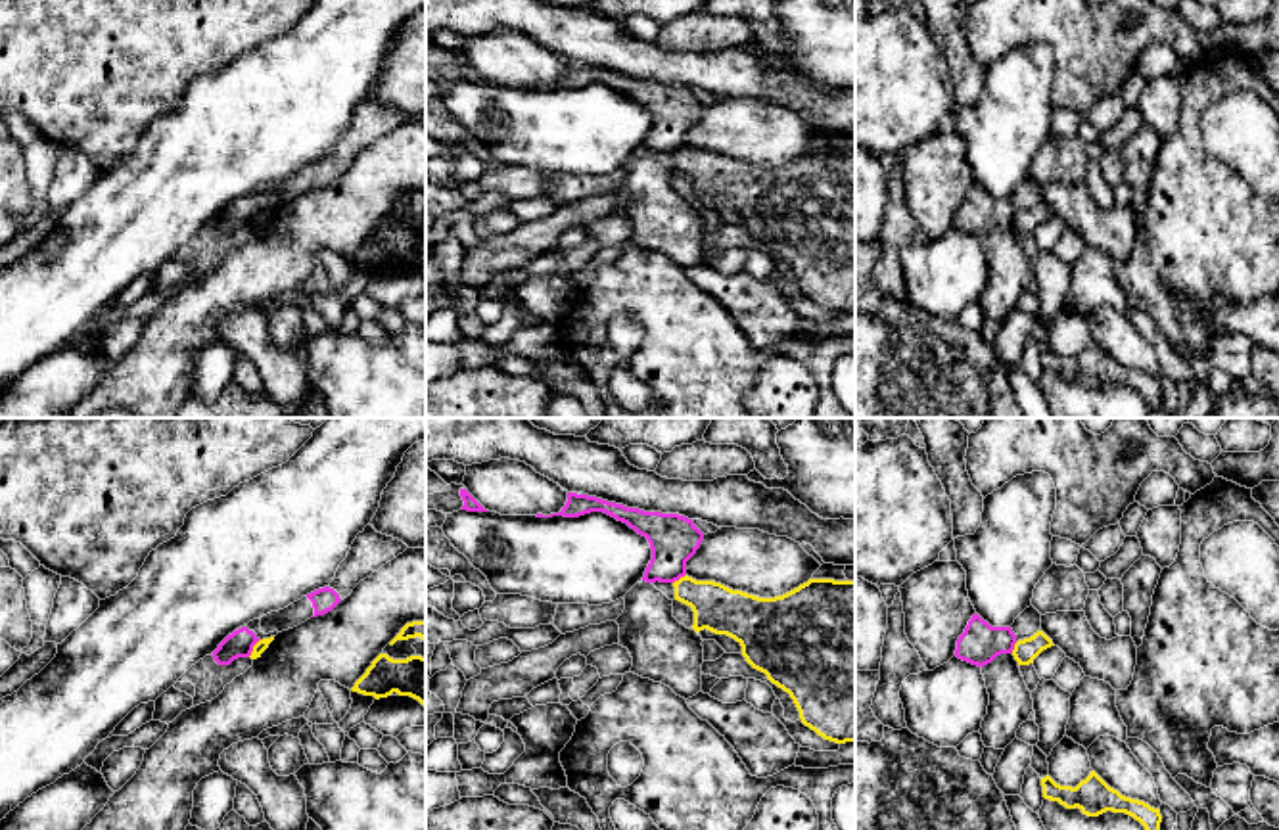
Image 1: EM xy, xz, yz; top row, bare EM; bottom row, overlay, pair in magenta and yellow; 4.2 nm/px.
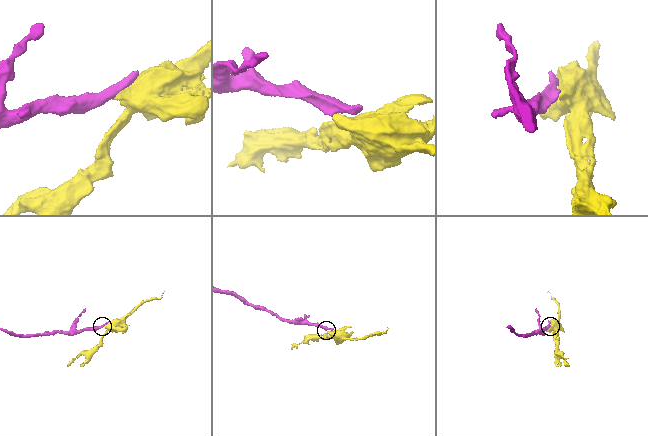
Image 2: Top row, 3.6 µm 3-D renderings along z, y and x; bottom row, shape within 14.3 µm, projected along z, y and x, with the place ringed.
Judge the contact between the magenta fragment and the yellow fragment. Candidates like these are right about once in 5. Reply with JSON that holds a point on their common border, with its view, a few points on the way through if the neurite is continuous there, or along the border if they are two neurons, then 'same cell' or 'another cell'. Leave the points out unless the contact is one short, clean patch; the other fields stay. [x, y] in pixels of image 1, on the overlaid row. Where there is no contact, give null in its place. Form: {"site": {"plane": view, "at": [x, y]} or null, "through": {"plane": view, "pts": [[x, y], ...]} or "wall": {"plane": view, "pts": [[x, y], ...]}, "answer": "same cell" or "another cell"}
{"site": {"plane": "xy", "at": [252, 648]}, "wall": {"plane": "xy", "pts": [[259, 639], [248, 656]]}, "answer": "another cell"}

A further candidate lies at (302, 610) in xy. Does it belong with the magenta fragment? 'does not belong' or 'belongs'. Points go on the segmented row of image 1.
belongs

